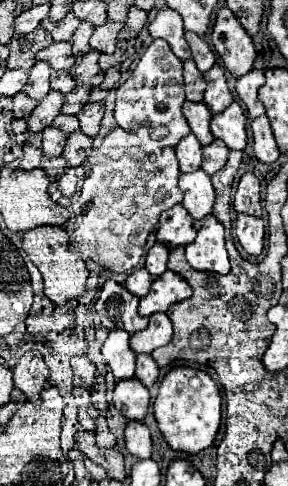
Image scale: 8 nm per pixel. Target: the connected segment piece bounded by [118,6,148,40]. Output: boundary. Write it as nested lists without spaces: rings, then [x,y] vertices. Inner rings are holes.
[[[132,6],[132,8],[128,10],[128,18],[126,18],[124,28],[120,30],[120,36],[118,36],[118,38],[120,38],[120,40],[136,38],[136,36],[138,36],[138,32],[144,28],[146,20],[148,20],[148,14],[146,14],[144,10],[140,10],[140,8]]]

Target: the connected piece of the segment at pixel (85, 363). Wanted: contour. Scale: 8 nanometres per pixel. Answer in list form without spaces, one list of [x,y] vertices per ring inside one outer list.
[[[74,358],[72,360],[72,370],[74,370],[74,386],[88,388],[94,384],[94,366],[90,360],[84,358]]]

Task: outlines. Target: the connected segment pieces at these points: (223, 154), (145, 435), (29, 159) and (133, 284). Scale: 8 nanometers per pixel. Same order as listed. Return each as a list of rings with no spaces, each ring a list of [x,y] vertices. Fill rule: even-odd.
[[[214,140],[212,144],[204,146],[202,152],[204,152],[202,170],[204,170],[206,174],[210,174],[210,176],[212,176],[214,172],[218,172],[218,170],[226,164],[226,160],[228,160],[228,148],[226,148],[226,144],[224,144],[222,140]]]
[[[130,420],[124,428],[124,440],[126,440],[126,450],[130,454],[134,454],[136,458],[150,458],[152,456],[150,430],[144,422]]]
[[[32,134],[26,142],[24,142],[24,158],[20,160],[20,168],[24,170],[34,170],[40,166],[42,160],[42,136],[40,134]]]
[[[140,268],[140,270],[134,270],[134,272],[128,276],[128,280],[126,280],[124,286],[126,286],[134,296],[142,298],[142,296],[148,294],[148,290],[150,290],[150,282],[152,282],[150,272],[148,272],[146,268]]]

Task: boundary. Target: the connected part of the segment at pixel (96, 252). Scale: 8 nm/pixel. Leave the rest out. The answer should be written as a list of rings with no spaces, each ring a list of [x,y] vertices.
[[[116,126],[98,148],[90,150],[88,164],[90,176],[84,180],[80,198],[70,206],[76,216],[72,248],[84,260],[94,260],[112,272],[130,272],[144,254],[146,238],[156,228],[160,214],[182,202],[174,148],[162,148],[160,140],[152,140],[152,136],[140,138]]]

